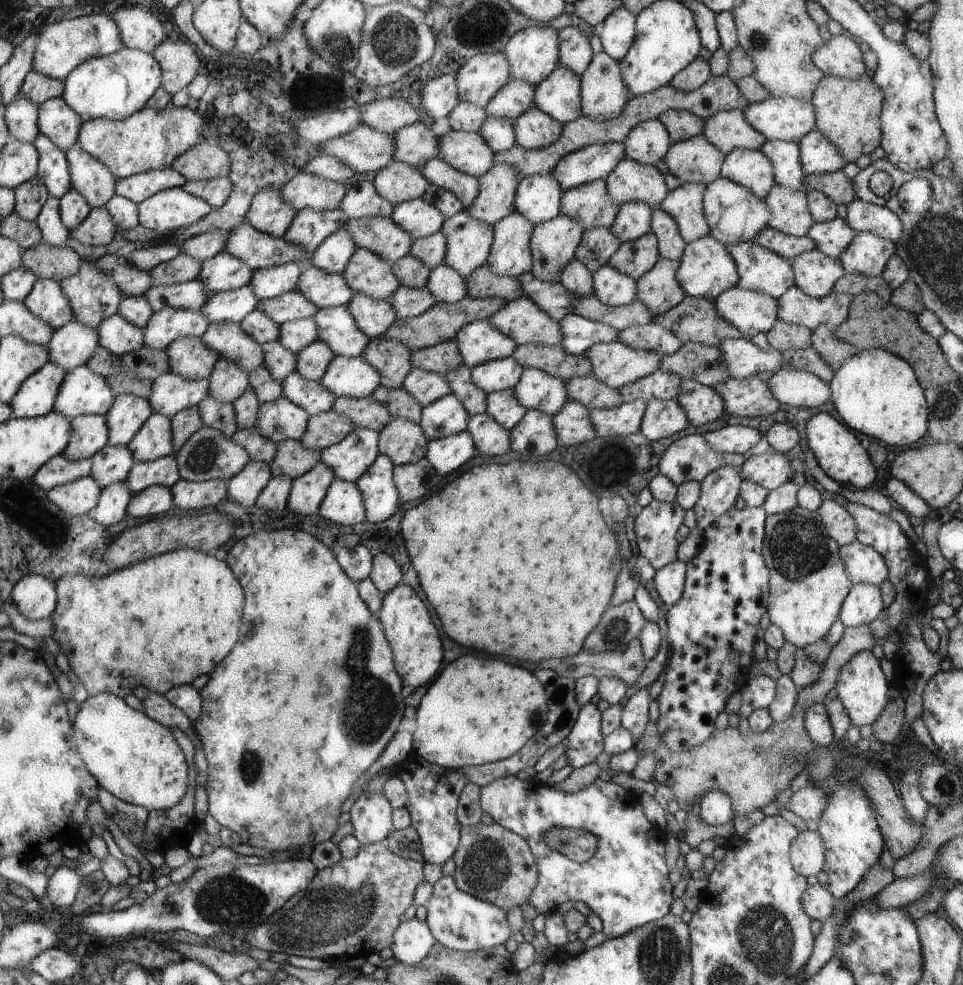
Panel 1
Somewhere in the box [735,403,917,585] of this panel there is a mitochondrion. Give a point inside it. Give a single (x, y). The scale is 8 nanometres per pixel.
(796, 564)

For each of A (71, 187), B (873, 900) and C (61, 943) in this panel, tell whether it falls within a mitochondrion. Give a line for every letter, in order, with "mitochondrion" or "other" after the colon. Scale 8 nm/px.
A: other
B: other
C: other

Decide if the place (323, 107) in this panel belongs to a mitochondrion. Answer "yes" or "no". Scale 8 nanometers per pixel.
no

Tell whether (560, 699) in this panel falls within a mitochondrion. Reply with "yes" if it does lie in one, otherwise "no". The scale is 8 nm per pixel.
yes

